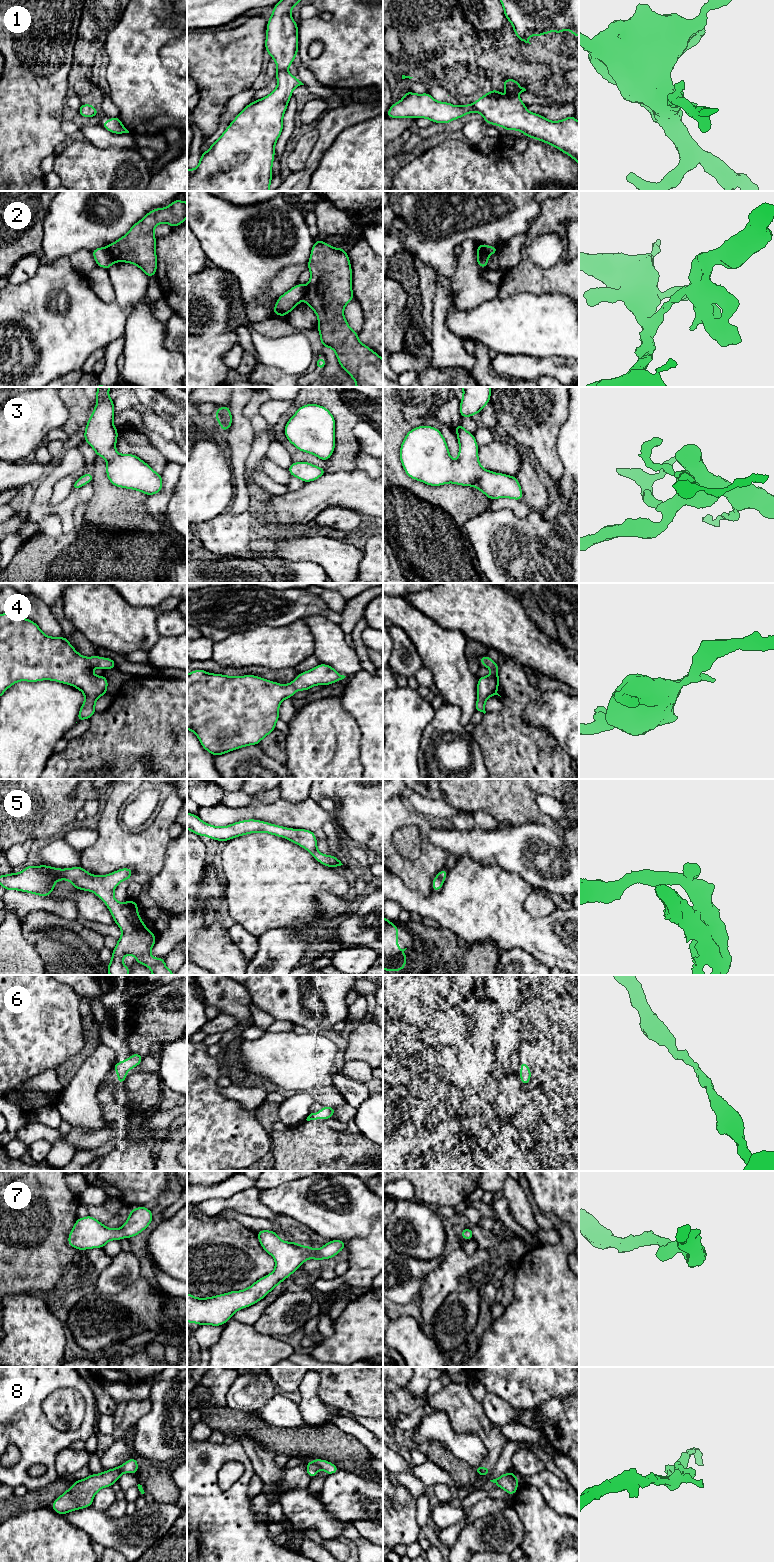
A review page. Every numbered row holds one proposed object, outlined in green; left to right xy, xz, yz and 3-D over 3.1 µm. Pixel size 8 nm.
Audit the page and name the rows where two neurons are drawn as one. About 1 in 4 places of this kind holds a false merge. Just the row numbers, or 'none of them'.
2, 8

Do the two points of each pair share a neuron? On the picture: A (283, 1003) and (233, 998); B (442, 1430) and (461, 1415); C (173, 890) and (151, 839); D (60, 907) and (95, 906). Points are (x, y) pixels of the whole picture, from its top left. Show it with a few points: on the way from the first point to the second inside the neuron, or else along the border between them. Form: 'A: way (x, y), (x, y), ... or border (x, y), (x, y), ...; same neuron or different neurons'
A: border (242, 985), (247, 990), (252, 1002); different neurons
B: border (434, 1408), (448, 1415), (455, 1430), (471, 1433); different neurons
C: border (168, 843), (165, 849), (163, 866), (148, 884); different neurons
D: border (54, 898), (71, 899), (78, 914); different neurons

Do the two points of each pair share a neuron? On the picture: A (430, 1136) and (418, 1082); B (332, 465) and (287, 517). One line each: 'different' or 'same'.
A: different
B: different

